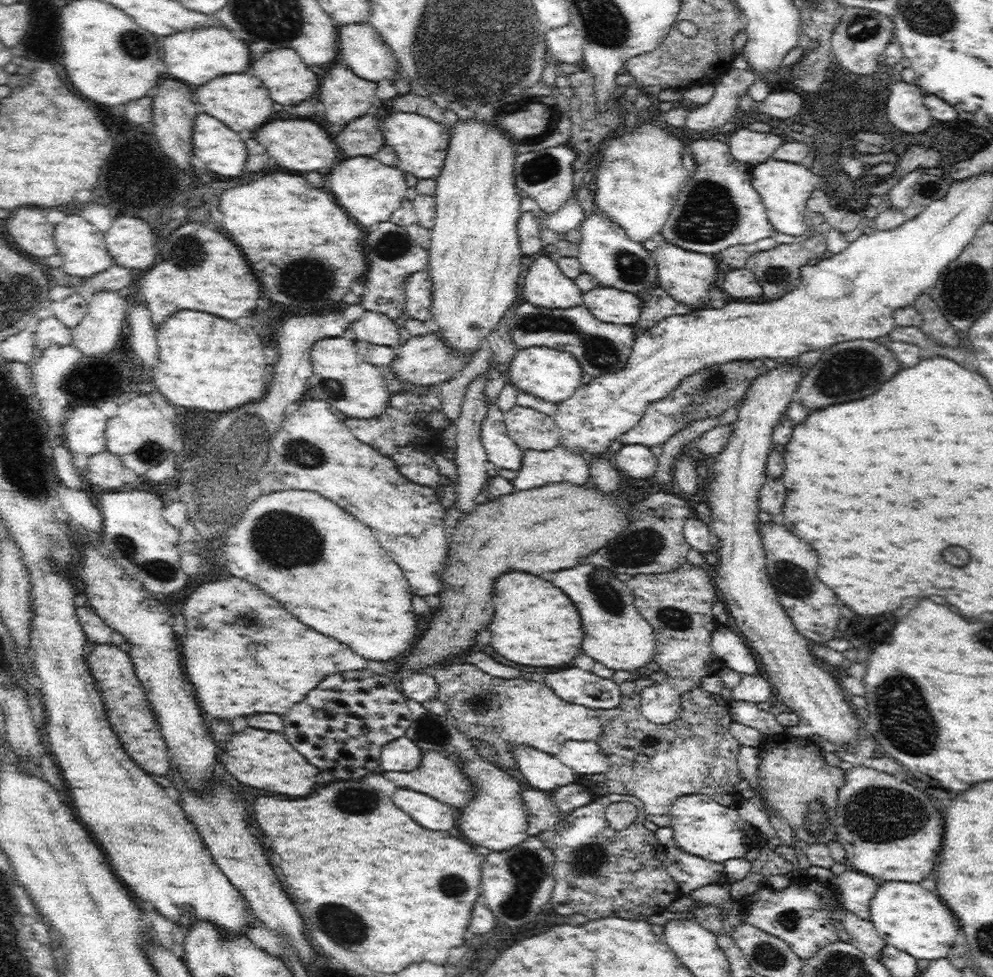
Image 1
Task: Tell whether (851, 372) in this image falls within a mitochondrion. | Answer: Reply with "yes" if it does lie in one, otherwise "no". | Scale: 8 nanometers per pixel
yes

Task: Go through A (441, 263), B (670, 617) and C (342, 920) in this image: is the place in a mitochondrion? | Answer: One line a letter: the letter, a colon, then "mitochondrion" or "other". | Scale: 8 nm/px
A: other
B: mitochondrion
C: mitochondrion

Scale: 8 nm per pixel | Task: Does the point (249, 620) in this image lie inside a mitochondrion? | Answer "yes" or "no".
yes

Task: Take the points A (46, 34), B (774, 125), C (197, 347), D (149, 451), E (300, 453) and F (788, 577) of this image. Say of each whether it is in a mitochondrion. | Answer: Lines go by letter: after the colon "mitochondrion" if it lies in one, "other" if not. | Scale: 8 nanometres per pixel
A: other
B: other
C: other
D: mitochondrion
E: mitochondrion
F: mitochondrion

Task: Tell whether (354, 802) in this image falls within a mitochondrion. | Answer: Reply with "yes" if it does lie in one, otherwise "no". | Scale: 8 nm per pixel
yes

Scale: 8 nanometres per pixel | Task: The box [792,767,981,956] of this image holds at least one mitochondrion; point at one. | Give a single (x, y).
(878, 814)

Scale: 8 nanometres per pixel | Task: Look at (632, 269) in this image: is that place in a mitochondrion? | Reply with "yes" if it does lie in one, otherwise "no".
yes

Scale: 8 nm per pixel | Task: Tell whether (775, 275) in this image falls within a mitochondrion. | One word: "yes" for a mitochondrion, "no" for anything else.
yes

